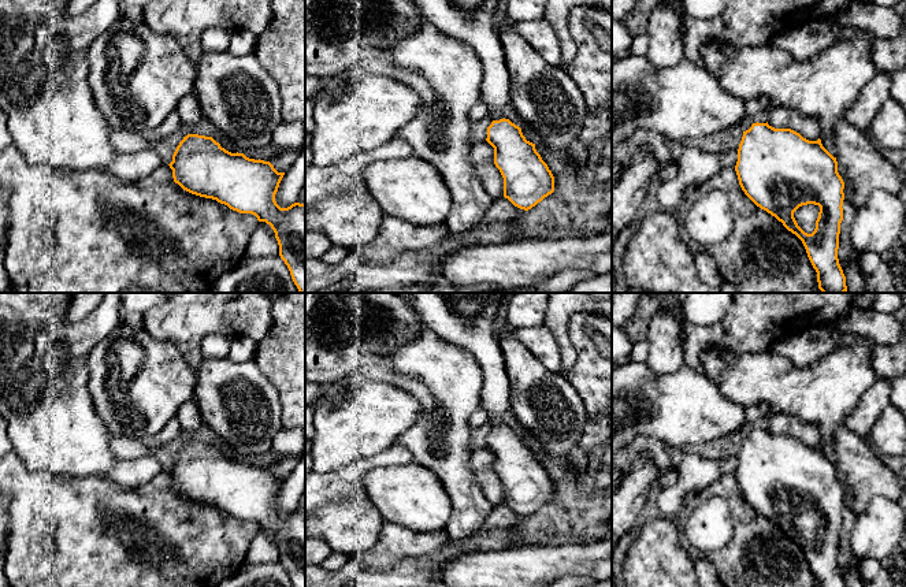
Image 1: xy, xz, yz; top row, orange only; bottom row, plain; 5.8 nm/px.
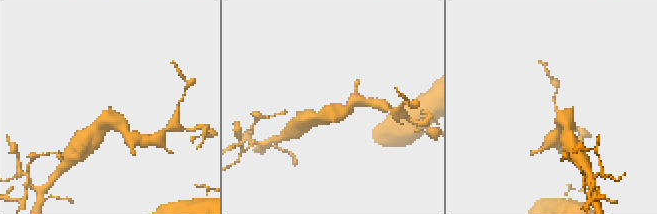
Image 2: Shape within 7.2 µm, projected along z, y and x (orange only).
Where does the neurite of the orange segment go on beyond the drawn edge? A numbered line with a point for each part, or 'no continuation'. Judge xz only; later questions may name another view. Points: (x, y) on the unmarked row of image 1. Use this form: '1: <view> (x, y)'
1: xz (467, 319)

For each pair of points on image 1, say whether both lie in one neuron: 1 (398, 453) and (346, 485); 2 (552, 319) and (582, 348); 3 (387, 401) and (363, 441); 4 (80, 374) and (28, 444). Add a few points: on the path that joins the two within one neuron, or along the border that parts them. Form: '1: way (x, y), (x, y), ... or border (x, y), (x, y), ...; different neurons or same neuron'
1: way (386, 459), (368, 463), (359, 472); same neuron
2: border (591, 312), (570, 318), (576, 355), (570, 368); different neurons
3: way (378, 411), (363, 426), (363, 431); same neuron
4: way (62, 392), (49, 404), (49, 422), (45, 426); same neuron

